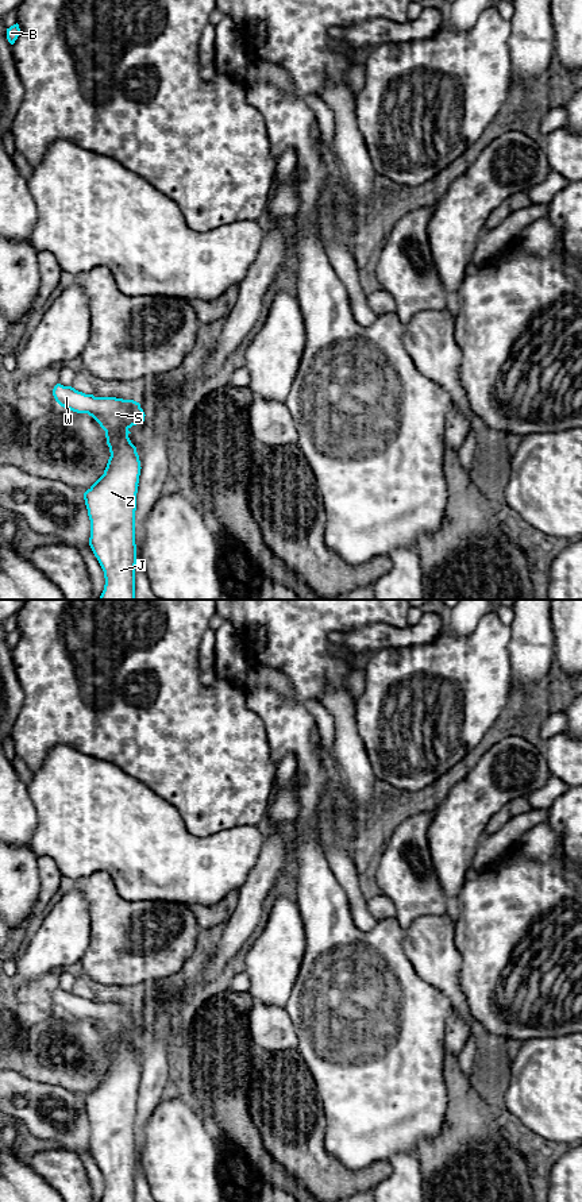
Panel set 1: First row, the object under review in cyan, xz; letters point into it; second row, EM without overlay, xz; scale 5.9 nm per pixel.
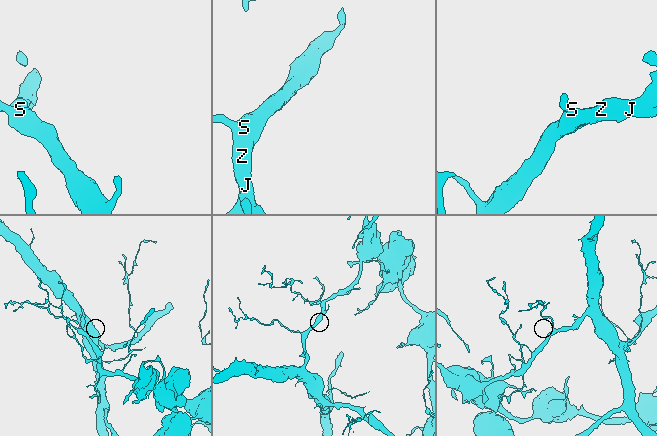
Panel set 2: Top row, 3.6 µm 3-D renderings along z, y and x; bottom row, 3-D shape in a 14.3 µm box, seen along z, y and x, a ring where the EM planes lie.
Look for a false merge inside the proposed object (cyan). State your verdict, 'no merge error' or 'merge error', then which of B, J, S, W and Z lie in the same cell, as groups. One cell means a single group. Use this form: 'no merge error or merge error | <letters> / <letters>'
no merge error | B J S W Z

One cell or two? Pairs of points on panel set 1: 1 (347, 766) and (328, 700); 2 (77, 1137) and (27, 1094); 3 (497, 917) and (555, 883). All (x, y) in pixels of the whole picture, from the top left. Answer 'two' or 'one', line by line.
1: one
2: one
3: one

